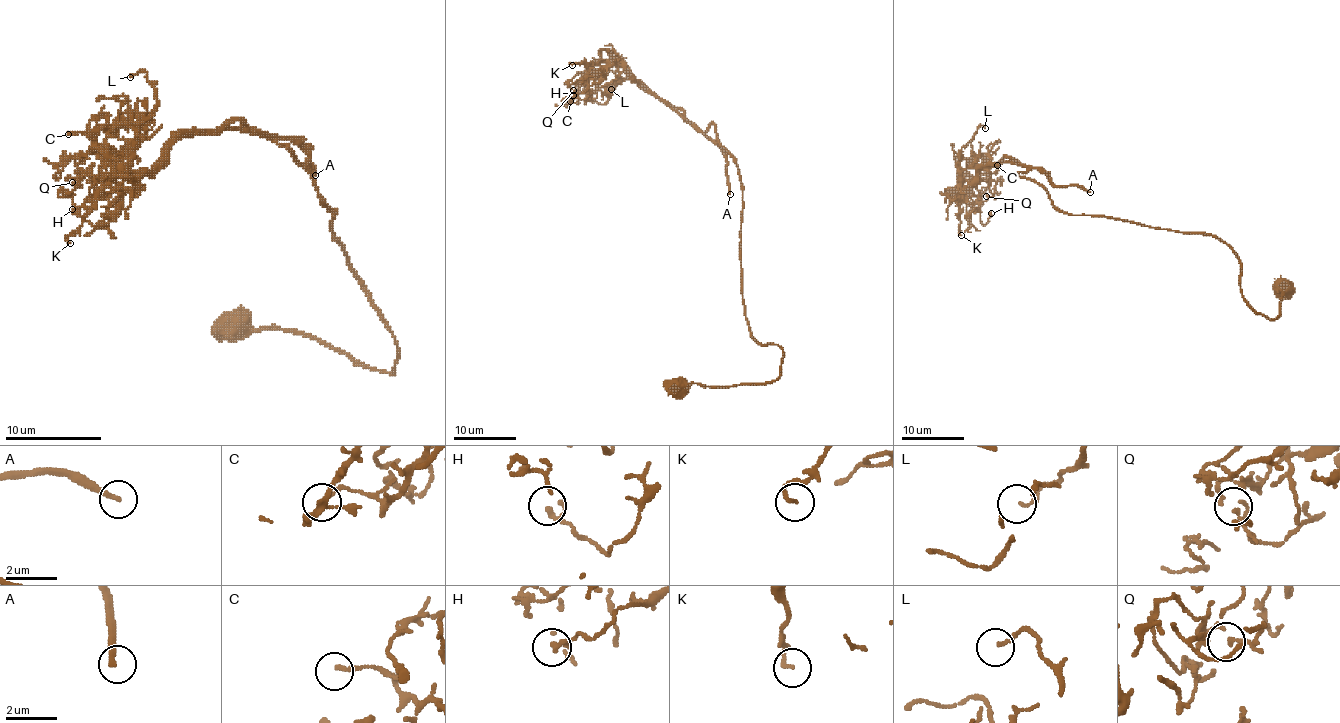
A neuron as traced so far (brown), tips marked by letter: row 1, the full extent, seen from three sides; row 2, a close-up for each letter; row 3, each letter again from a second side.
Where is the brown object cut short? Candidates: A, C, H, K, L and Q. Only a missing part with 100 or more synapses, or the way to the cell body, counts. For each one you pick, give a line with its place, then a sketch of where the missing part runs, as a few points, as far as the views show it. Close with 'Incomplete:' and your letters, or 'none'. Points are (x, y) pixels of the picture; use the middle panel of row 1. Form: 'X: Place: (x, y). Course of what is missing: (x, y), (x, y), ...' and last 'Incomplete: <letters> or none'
A: Place: (730, 194)
Incomplete: A

